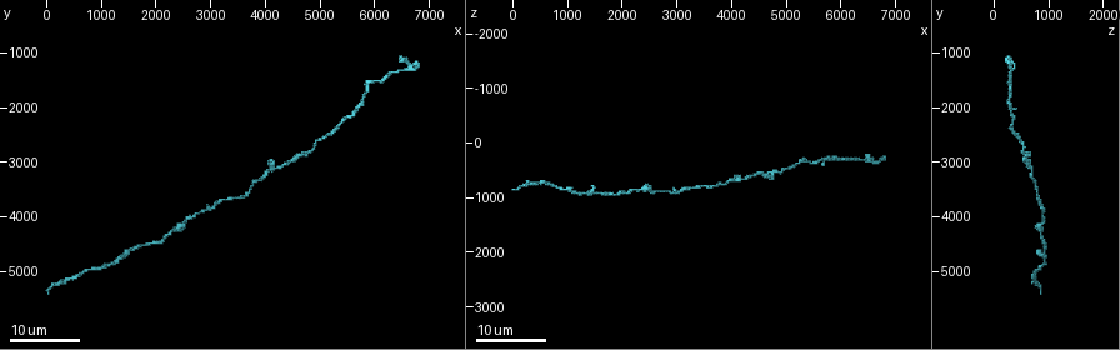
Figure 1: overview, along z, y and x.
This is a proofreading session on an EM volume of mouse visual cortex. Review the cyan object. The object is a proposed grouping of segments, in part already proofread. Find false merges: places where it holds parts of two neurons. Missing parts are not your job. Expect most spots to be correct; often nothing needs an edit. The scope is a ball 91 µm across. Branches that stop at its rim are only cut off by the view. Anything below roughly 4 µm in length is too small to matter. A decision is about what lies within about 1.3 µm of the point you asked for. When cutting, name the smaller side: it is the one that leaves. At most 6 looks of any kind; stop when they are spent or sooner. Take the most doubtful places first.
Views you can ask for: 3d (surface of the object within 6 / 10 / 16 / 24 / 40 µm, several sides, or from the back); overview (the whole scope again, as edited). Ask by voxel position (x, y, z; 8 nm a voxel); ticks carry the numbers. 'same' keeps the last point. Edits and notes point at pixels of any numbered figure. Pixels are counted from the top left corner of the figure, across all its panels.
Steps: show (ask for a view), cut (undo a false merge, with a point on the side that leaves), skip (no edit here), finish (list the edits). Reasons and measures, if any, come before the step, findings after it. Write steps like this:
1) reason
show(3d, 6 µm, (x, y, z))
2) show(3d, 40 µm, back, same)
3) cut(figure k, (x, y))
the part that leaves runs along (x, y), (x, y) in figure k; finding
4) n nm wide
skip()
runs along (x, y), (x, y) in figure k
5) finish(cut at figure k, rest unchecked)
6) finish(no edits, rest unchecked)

sudden change in width
show(3d, 24 µm, (2650, 4050, 900))

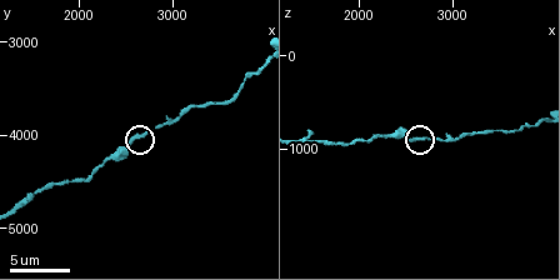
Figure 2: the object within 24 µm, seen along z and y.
show(3d, 10 µm, (2650, 4000, 900))

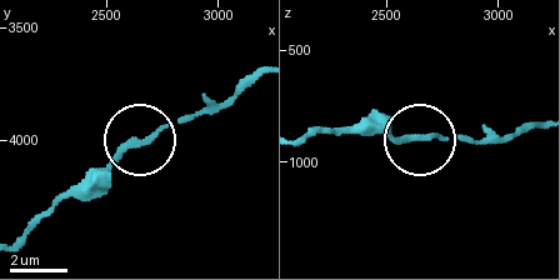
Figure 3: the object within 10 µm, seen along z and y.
220 nm wide
skip()
runs along (255, 73), (220, 104), (126, 149), (79, 196) in figure 3; one neuron here

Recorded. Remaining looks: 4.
three arms meet
show(3d, 24 µm, (5600, 2100, 300))

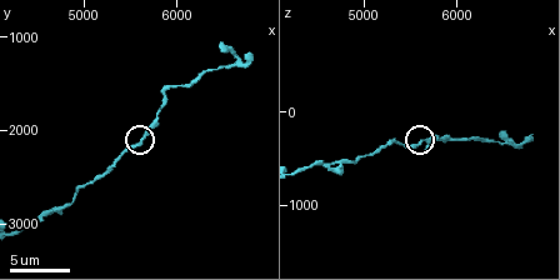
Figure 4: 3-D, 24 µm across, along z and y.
show(3d, 6 µm, (5600, 2100, 300))

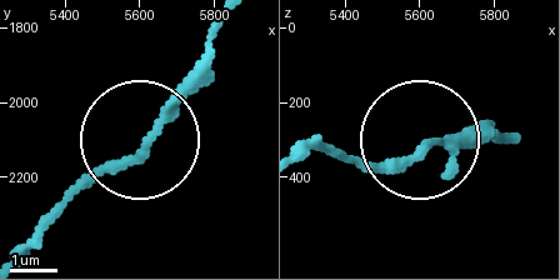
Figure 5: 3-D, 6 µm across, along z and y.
3 arms
skip()
runs along (300, 156), (324, 144), (384, 168), (424, 144), (499, 131) in figure 5; continuous, no second neuron

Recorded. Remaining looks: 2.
thick turns thin
show(3d, 10 µm, (4750, 2850, 550))

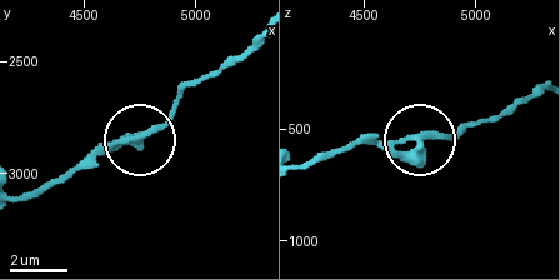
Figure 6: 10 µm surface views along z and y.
360 nm wide
skip()
runs along (21, 199), (150, 134), (176, 94) in figure 6; all the same neuron

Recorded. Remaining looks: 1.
finish(no edits, rest unchecked)

